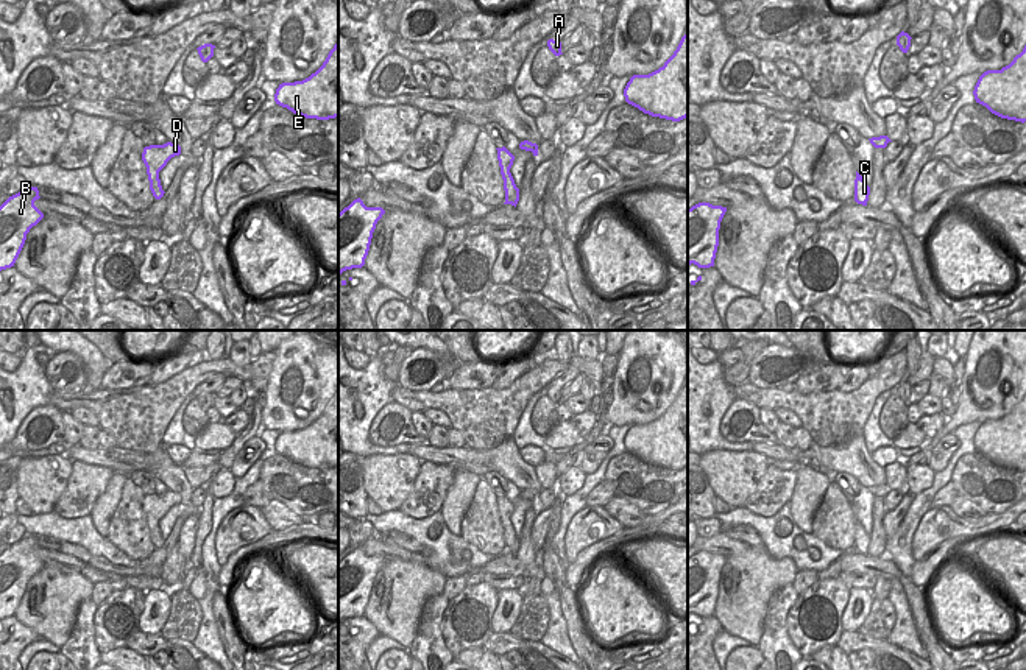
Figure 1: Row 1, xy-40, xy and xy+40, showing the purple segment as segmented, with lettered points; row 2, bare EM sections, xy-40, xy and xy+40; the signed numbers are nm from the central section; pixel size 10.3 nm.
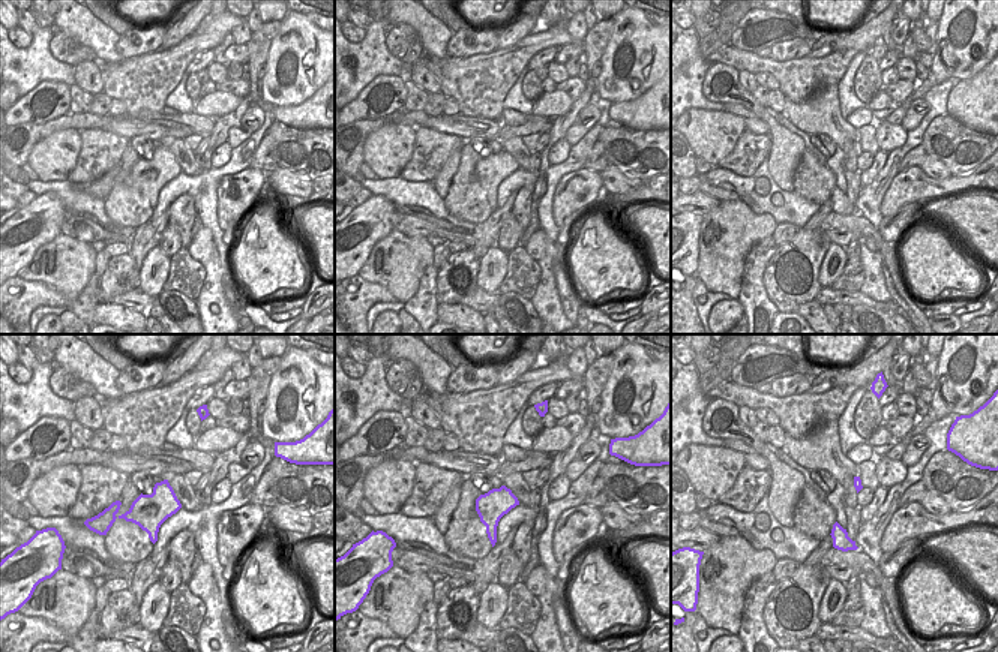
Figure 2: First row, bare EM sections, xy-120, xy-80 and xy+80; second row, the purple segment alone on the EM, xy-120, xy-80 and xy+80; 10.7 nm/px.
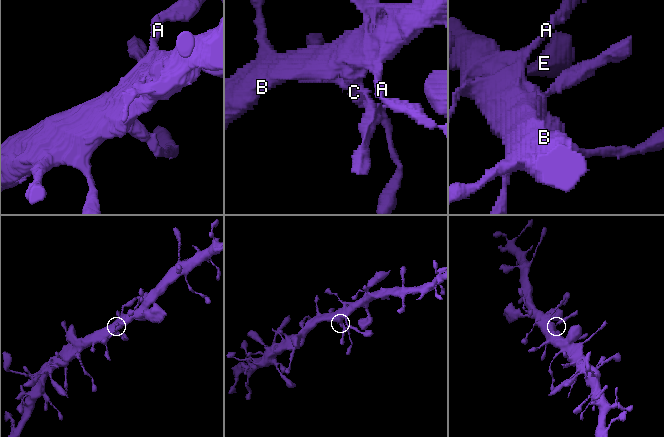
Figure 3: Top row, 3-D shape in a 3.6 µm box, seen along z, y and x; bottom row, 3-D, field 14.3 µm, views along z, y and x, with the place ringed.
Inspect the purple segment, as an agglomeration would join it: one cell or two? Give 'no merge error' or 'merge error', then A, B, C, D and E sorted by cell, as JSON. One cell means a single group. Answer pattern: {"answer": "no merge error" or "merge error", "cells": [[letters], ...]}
{"answer": "no merge error", "cells": [["A", "B", "C", "D", "E"]]}

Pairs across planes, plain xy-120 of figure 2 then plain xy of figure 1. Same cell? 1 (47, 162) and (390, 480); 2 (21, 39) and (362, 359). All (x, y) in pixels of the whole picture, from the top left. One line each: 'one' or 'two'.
1: one
2: one

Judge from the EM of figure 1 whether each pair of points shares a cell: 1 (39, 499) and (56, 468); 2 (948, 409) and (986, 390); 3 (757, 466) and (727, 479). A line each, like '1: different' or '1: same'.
1: same
2: different
3: same

